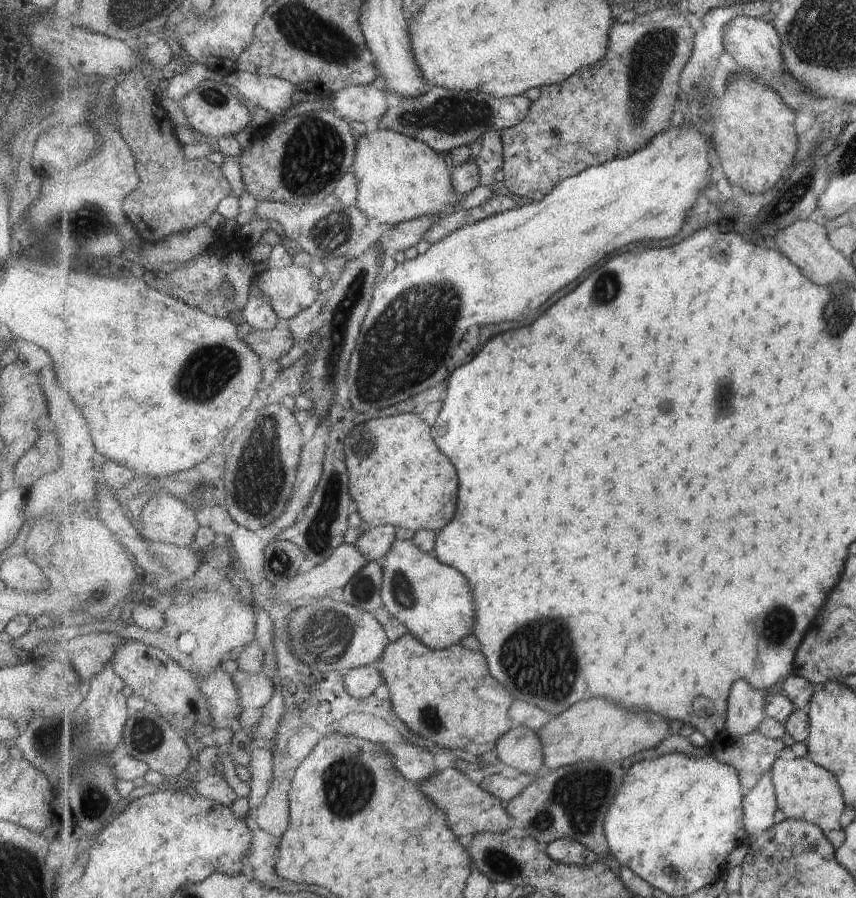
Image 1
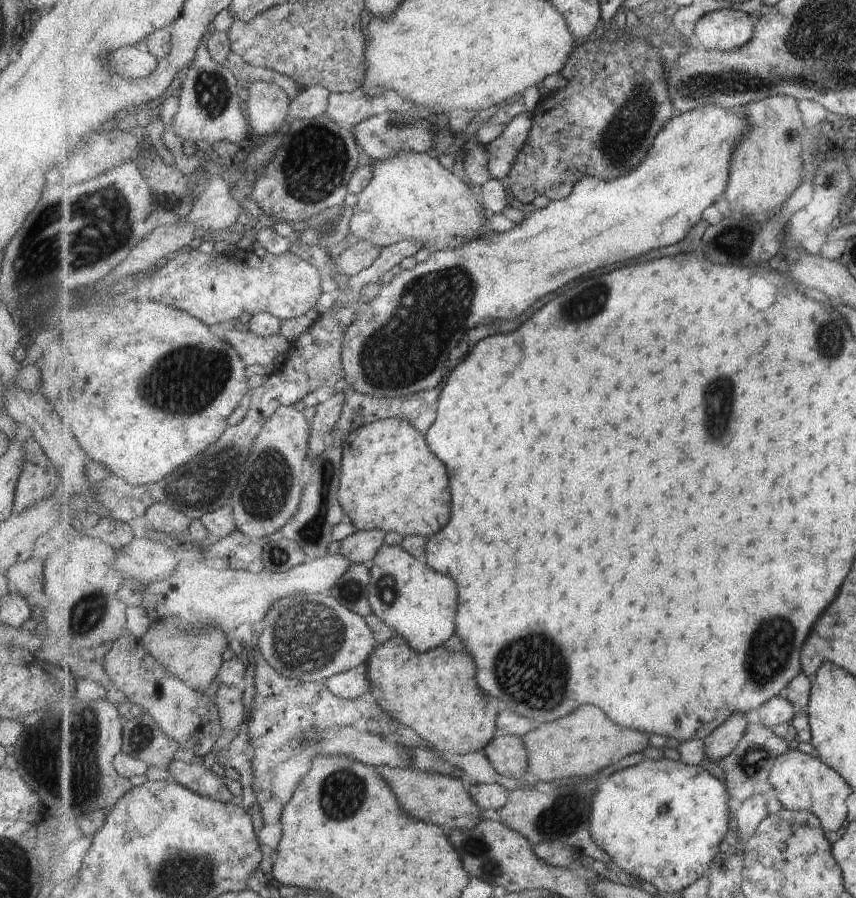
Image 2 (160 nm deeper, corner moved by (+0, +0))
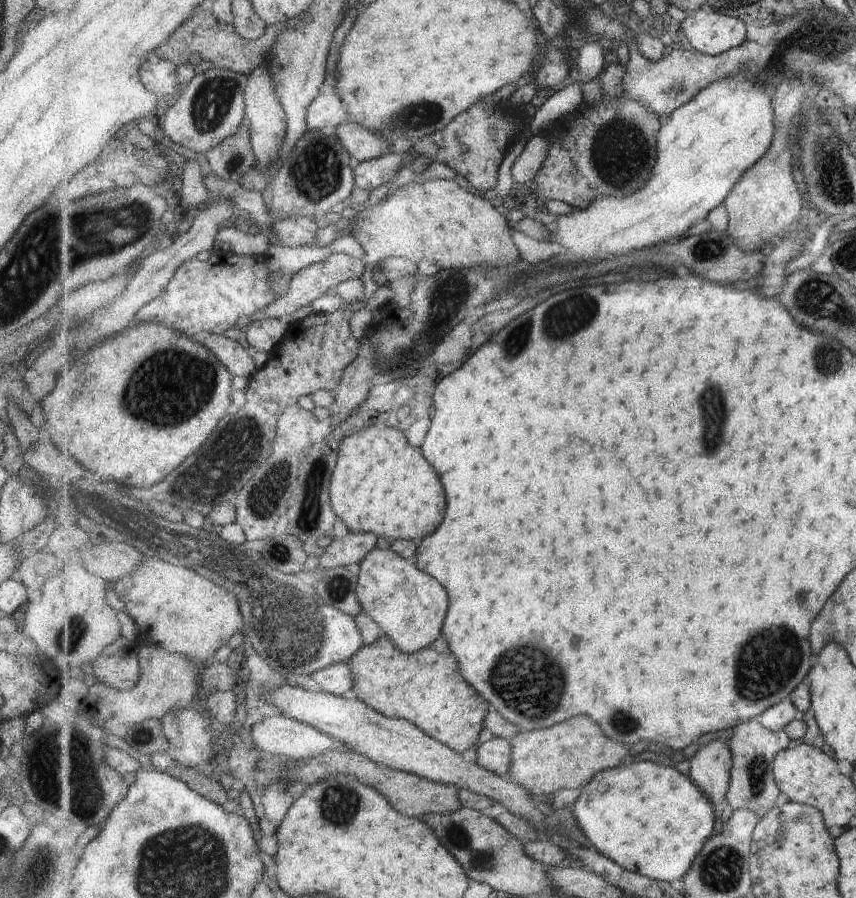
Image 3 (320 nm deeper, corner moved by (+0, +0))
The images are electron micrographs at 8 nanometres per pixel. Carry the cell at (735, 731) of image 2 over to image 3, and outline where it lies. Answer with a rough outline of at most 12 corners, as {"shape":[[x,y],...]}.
{"shape":[[721,740],[699,748],[689,759],[689,776],[713,803],[715,832],[724,825],[733,764]]}

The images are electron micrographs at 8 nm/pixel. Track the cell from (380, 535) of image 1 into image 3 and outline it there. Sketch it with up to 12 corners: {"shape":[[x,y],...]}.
{"shape":[[348,532],[324,548],[325,568],[358,567],[375,533]]}

